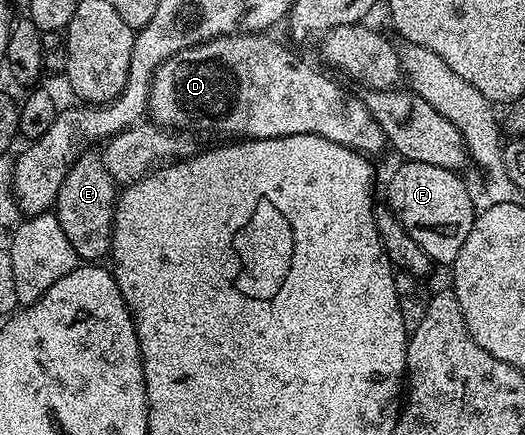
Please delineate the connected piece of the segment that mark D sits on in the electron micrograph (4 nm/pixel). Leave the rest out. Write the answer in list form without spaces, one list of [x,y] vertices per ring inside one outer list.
[[[242,32],[237,34],[222,34],[222,36],[220,36],[219,38],[211,38],[207,42],[198,42],[196,46],[187,46],[181,52],[177,52],[173,56],[169,56],[169,60],[165,60],[164,62],[162,62],[159,67],[155,69],[155,73],[151,75],[151,91],[149,92],[149,100],[147,101],[147,109],[149,111],[150,117],[162,127],[168,127],[173,130],[182,130],[184,132],[196,132],[195,130],[200,130],[200,132],[203,134],[235,134],[231,136],[242,136],[244,139],[247,140],[250,140],[252,138],[284,138],[285,136],[293,136],[294,134],[312,134],[313,136],[321,136],[325,140],[329,140],[330,142],[336,142],[337,144],[341,144],[345,148],[349,148],[350,150],[356,150],[359,154],[366,154],[368,156],[376,156],[375,154],[381,153],[383,149],[385,151],[388,149],[389,143],[387,137],[383,134],[383,129],[381,129],[380,126],[377,124],[377,120],[369,112],[369,108],[367,107],[367,105],[365,105],[365,103],[363,103],[362,97],[360,97],[358,93],[355,95],[350,94],[350,92],[347,90],[342,90],[342,88],[339,87],[333,79],[326,78],[326,76],[323,74],[318,74],[318,72],[315,71],[309,63],[302,62],[302,60],[299,58],[294,58],[294,56],[291,55],[290,52],[287,51],[281,43],[274,42],[273,39],[267,37],[271,36],[264,36],[262,33],[259,32],[253,34],[245,34]]]

